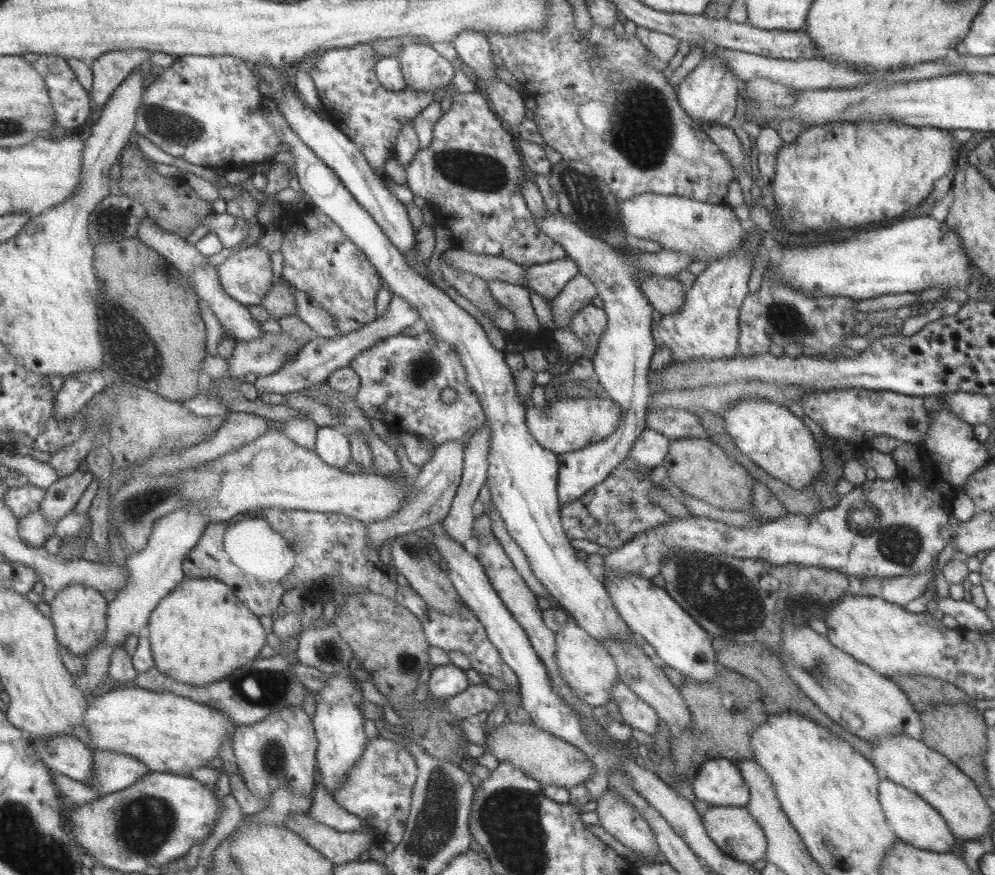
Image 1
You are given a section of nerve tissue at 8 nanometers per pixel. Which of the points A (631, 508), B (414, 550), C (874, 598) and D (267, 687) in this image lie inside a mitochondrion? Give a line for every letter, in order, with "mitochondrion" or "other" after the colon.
A: mitochondrion
B: mitochondrion
C: other
D: mitochondrion

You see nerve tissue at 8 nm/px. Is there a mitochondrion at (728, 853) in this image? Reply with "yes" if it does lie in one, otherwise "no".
no

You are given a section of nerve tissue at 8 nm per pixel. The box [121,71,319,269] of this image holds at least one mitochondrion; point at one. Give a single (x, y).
(178, 128)

